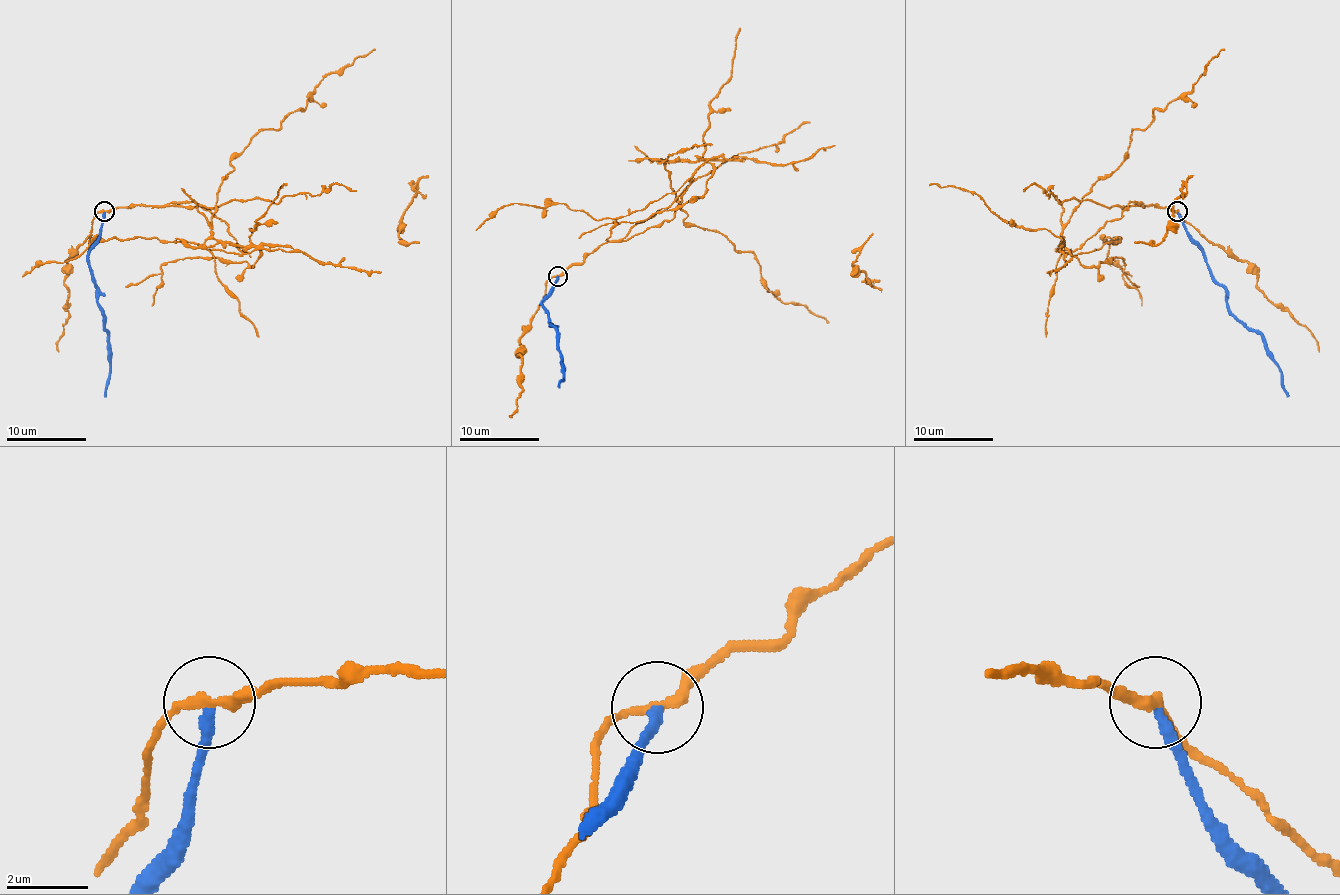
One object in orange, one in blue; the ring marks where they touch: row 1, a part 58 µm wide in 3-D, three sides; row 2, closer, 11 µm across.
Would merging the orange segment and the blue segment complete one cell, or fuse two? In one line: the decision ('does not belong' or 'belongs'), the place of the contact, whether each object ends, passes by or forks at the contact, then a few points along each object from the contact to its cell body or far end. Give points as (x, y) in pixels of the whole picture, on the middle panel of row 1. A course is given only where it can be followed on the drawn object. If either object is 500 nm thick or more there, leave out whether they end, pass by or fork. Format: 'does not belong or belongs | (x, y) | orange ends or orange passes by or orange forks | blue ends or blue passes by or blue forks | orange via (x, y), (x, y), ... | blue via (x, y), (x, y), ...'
does not belong | (558, 276) | orange passes by | blue ends | orange via (557, 275), (603, 243), (675, 216), (704, 162), (665, 162), (684, 222), (750, 251), (778, 299), (828, 323) | blue via (557, 275), (553, 289), (541, 303), (553, 325), (561, 359), (563, 379), (557, 387)

